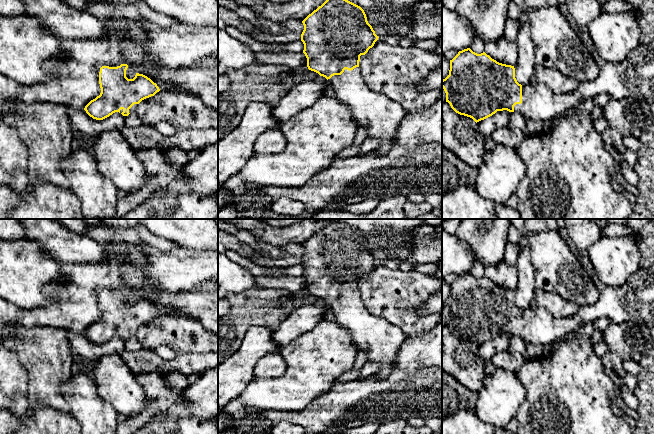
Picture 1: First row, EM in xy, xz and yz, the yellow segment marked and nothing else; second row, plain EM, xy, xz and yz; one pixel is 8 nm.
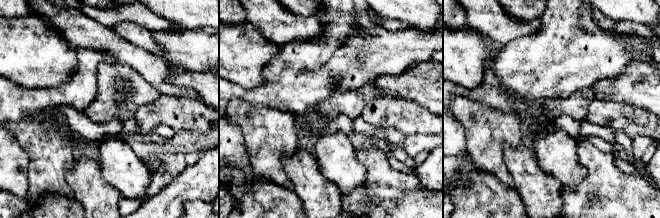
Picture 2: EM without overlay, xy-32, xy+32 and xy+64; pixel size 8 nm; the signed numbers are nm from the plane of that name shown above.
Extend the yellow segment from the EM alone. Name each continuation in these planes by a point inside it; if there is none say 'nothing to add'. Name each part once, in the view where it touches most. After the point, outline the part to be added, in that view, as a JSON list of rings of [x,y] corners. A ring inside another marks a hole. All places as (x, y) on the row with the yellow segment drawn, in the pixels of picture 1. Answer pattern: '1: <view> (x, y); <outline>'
1: xz (380, 115); [[[360,67],[351,71],[345,69],[341,75],[334,75],[327,81],[333,87],[335,97],[348,106],[358,127],[365,127],[368,137],[380,139],[376,151],[387,154],[397,127],[407,114],[406,110],[398,102],[371,90],[363,81]]]

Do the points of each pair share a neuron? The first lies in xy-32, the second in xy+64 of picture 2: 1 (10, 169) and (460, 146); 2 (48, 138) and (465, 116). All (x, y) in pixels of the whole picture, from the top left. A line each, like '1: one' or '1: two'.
1: one
2: one

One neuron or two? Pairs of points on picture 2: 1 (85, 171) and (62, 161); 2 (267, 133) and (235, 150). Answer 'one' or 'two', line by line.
1: two
2: two

